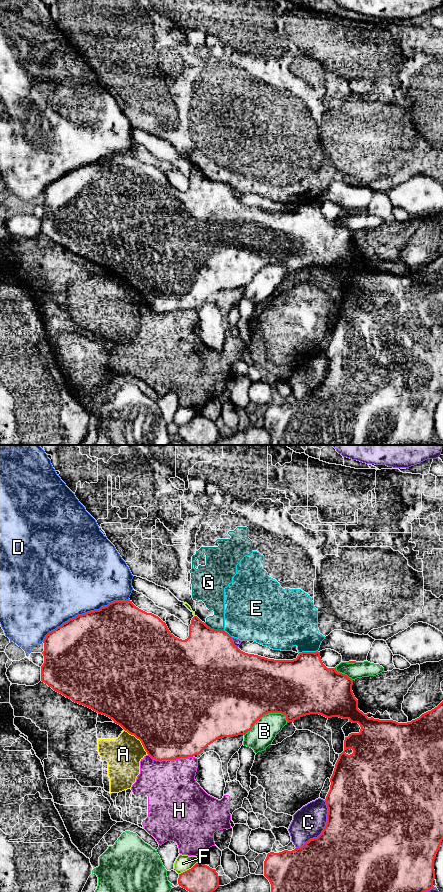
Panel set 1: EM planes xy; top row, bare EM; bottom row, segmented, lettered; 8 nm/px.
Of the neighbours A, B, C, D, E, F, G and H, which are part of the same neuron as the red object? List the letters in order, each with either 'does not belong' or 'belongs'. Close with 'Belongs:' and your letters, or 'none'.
A: does not belong
B: does not belong
C: does not belong
D: does not belong
E: does not belong
F: does not belong
G: does not belong
H: does not belong
Belongs: none

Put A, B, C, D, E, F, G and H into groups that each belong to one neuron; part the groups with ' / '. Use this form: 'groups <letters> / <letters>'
groups A H / B / C / D / E G / F

